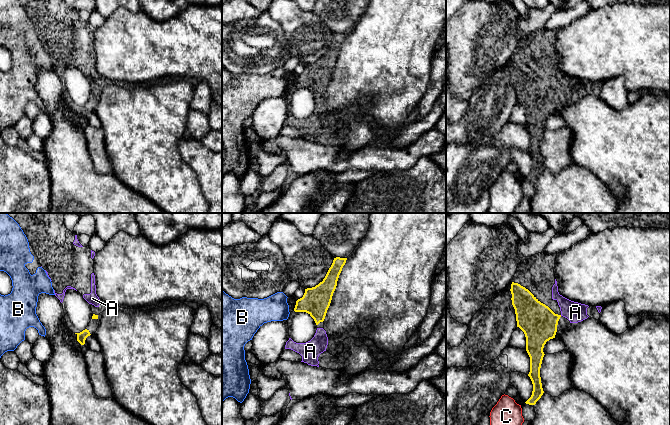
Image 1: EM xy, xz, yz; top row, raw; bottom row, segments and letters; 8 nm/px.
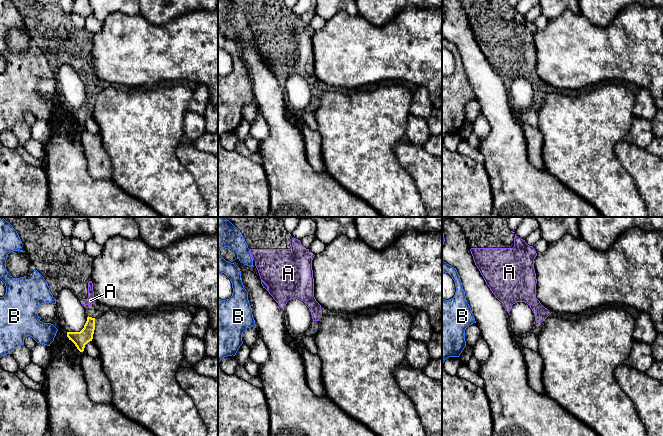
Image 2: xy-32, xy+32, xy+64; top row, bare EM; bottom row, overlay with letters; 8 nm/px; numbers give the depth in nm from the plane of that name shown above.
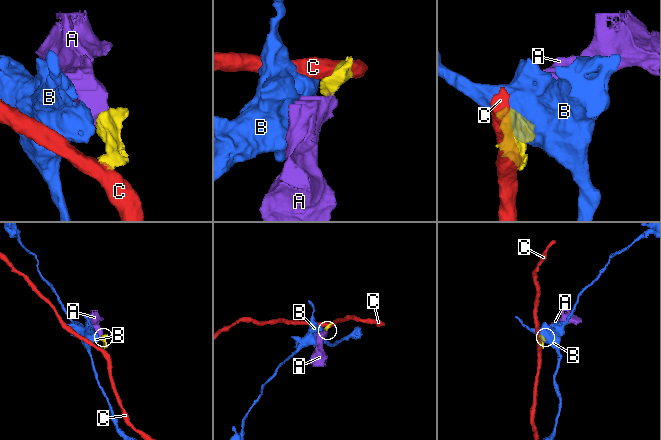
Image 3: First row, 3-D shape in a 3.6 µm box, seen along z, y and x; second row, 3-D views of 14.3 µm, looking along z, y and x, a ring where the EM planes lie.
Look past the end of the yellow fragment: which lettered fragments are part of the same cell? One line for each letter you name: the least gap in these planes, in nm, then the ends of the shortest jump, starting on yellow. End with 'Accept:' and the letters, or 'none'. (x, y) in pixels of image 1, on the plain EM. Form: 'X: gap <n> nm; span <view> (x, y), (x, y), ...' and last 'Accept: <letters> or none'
A: gap 0 nm
Accept: A

